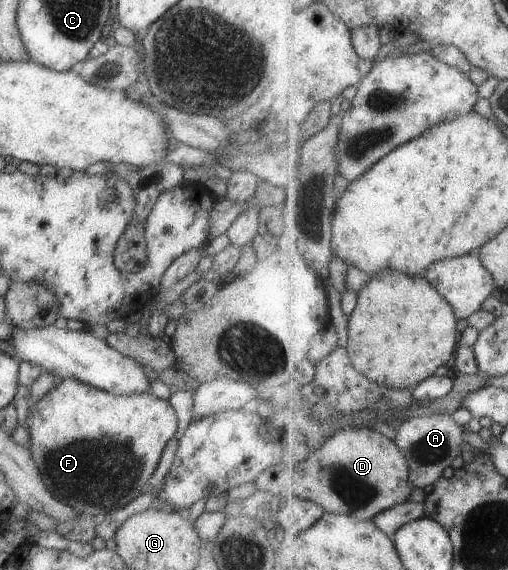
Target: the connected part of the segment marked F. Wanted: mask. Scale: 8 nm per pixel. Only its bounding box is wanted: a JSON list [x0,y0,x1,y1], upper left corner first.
[25,379,177,520]

